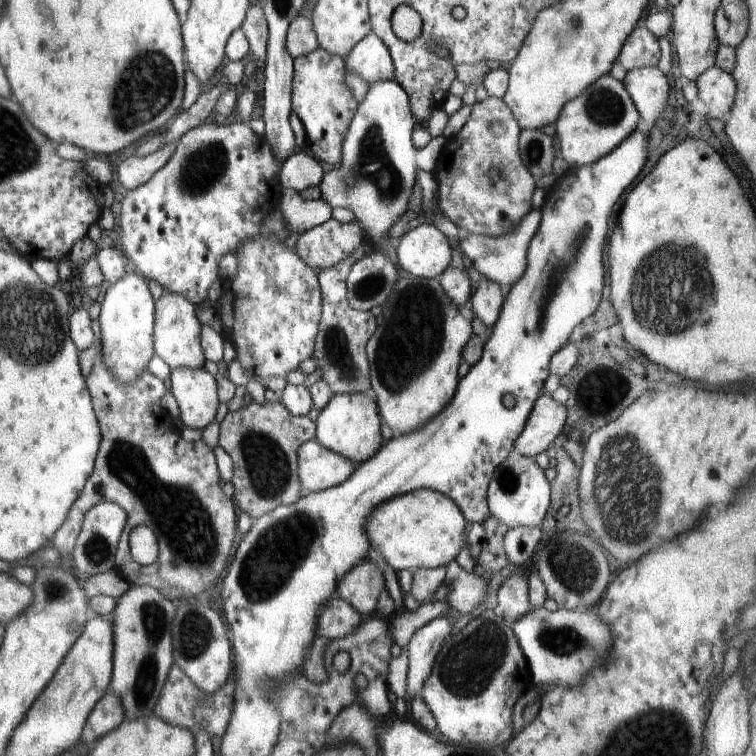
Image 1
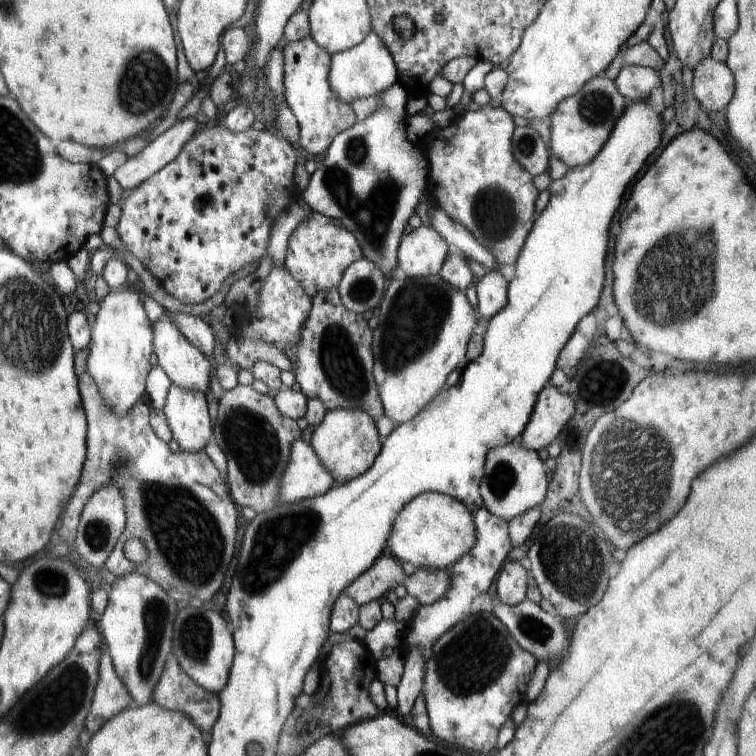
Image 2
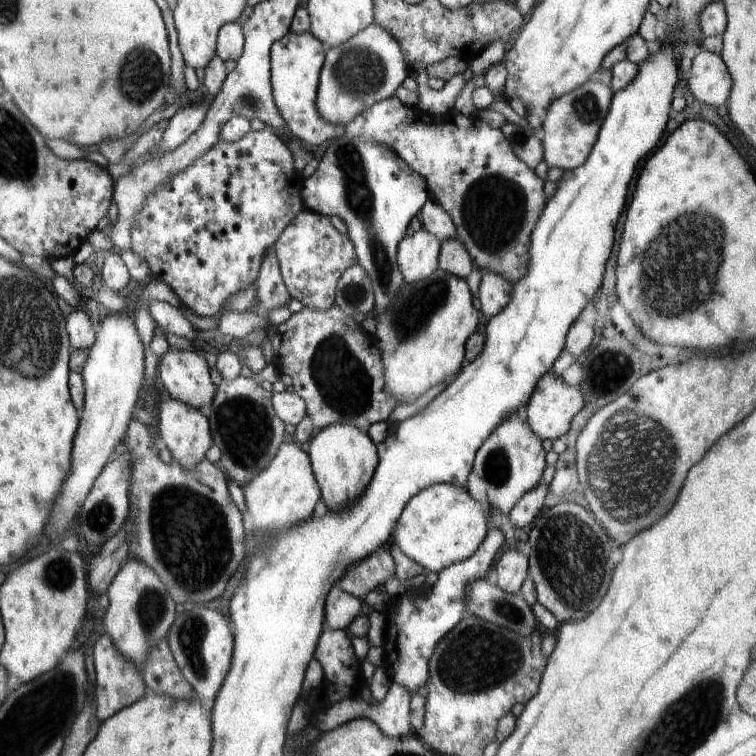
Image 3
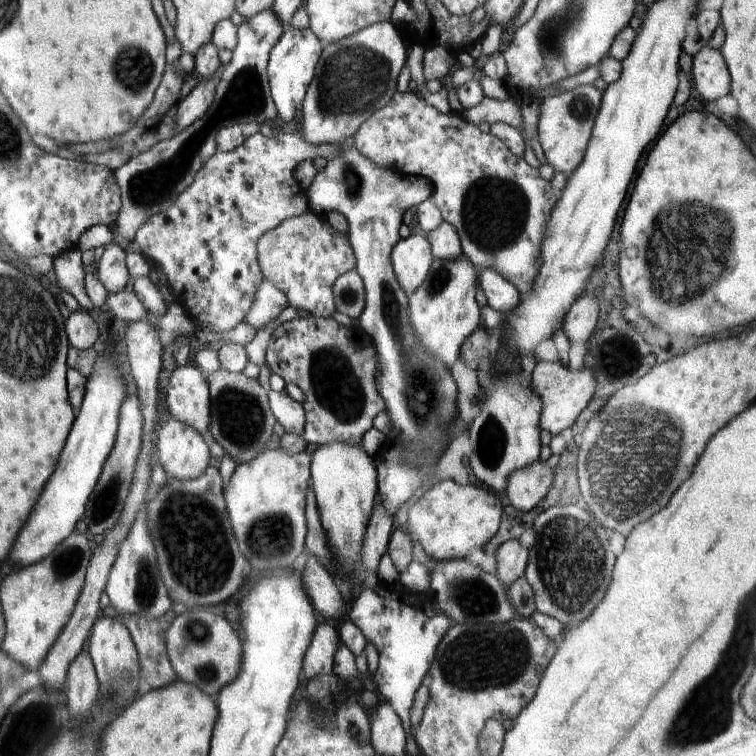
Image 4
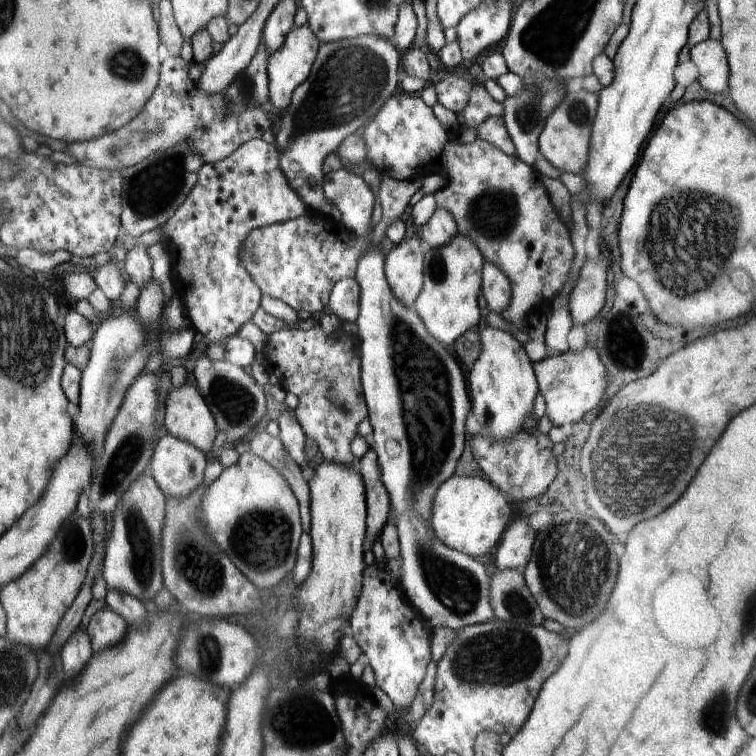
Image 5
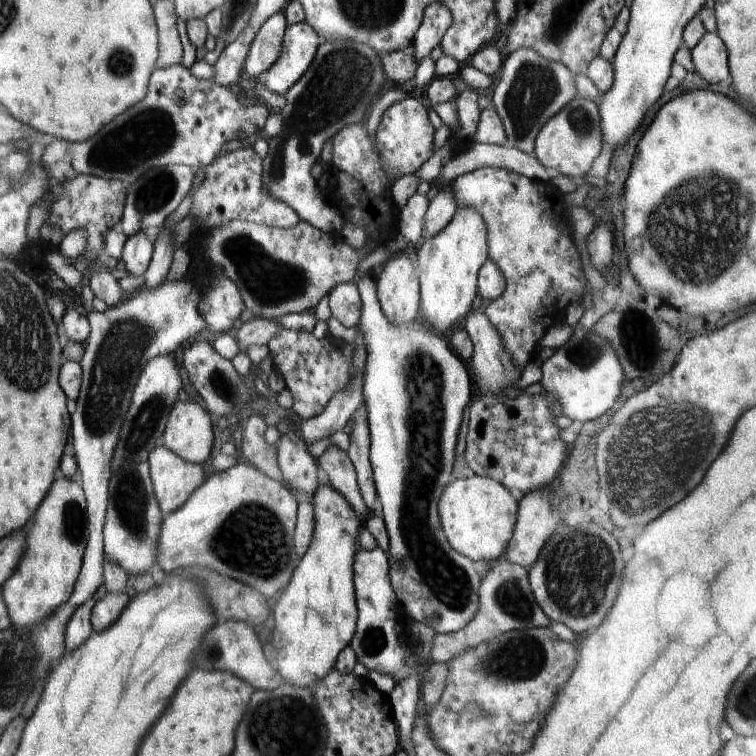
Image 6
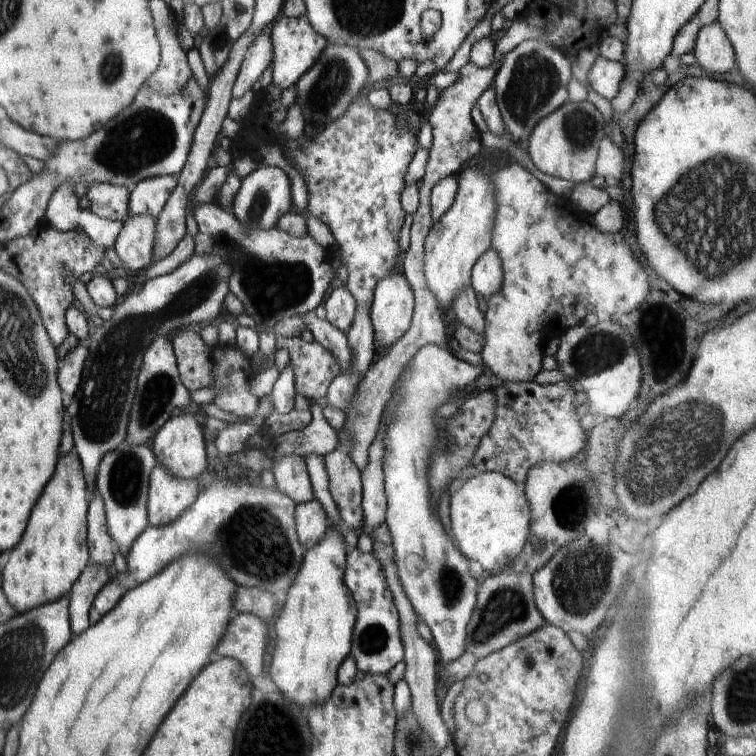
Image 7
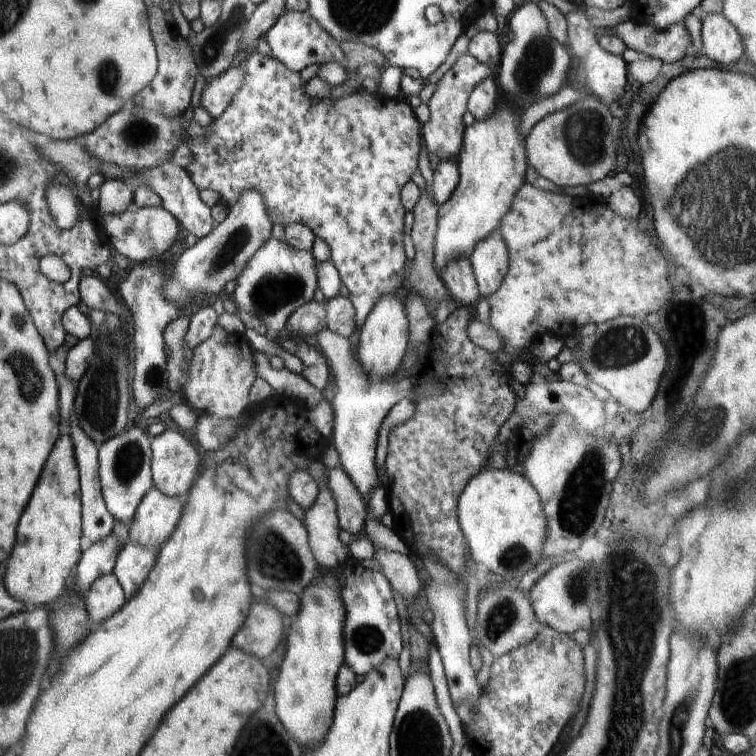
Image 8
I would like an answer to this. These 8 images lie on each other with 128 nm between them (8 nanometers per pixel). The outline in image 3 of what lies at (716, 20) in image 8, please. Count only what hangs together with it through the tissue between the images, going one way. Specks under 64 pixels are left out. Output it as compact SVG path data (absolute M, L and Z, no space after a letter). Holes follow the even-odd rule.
M702 49L693 58L687 82L690 95L712 106L722 106L729 99L733 82L721 55Z

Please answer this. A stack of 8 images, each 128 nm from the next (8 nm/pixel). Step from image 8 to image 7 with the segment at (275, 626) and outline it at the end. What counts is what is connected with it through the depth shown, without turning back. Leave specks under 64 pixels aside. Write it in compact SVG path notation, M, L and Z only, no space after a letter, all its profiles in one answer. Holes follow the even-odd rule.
M236 614L230 618L216 652L220 656L238 660L250 678L258 678L264 672L264 642L264 624L252 614Z

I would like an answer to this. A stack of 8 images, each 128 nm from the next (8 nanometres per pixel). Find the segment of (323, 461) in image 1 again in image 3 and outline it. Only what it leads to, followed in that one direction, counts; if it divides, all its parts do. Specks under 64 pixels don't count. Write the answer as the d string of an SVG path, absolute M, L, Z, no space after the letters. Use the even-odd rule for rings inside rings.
M291 439L280 444L272 462L262 472L258 472L248 484L242 486L242 494L246 502L246 514L241 514L242 520L245 520L245 515L252 519L253 536L256 536L254 532L288 528L310 520L316 505L322 501L322 493L314 478L308 453L305 447L301 447Z

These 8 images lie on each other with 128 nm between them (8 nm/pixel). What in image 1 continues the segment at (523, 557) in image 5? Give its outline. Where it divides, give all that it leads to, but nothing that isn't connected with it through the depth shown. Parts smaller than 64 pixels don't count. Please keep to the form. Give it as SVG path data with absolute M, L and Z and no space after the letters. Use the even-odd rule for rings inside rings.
M511 574L502 583L496 596L502 608L502 614L508 622L522 618L530 610L529 586L527 580L519 574Z

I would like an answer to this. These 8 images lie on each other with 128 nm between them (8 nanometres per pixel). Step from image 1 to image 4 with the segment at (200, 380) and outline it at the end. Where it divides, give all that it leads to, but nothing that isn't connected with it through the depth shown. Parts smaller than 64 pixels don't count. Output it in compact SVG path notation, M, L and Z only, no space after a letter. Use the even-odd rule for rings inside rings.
M166 417L158 430L158 457L167 478L194 480L214 463L208 450L208 437L198 434L186 422Z

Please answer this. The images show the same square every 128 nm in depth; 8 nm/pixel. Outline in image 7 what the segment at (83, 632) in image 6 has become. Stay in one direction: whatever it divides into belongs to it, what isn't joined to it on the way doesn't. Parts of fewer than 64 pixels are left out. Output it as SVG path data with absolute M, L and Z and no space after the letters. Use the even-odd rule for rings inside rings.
M90 562L89 566L82 572L80 578L74 583L70 590L70 604L68 612L70 617L70 628L74 634L84 632L90 621L88 612L94 602L94 596L97 592L110 581L112 577L110 569L106 566L96 566Z

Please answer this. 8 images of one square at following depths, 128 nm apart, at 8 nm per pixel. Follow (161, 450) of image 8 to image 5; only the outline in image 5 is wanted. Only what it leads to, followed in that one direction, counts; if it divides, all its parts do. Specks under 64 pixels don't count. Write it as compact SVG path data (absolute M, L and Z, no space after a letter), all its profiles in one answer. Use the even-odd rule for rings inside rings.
M184 383L179 388L171 388L165 400L162 424L164 432L192 444L202 454L211 454L219 430L196 386Z

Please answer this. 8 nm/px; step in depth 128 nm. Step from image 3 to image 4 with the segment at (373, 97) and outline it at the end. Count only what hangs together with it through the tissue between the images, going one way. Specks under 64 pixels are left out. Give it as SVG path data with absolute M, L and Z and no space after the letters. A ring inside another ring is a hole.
M391 21L378 22L342 40L325 43L304 98L298 134L312 146L343 146L364 120L390 102L408 54L409 45Z

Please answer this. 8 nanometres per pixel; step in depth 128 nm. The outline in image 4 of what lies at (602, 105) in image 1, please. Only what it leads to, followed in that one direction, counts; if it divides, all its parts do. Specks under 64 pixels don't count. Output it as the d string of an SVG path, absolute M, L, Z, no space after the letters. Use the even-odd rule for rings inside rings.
M593 84L580 85L569 90L541 99L538 121L539 141L548 164L555 171L571 175L582 162L592 128L602 104L602 94Z

